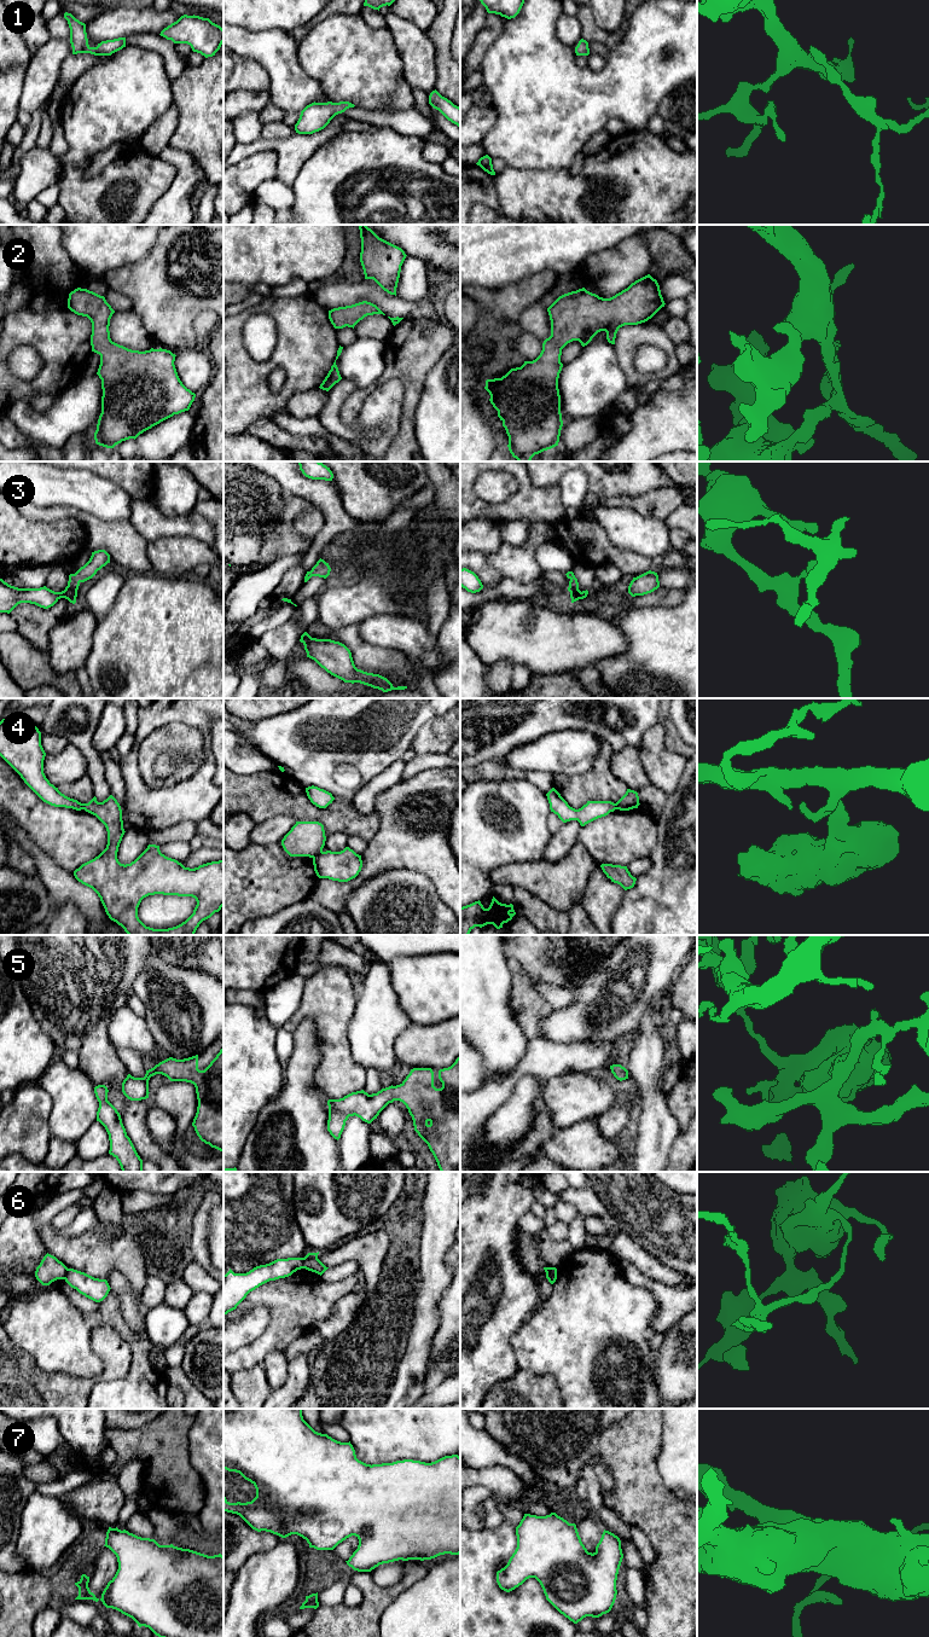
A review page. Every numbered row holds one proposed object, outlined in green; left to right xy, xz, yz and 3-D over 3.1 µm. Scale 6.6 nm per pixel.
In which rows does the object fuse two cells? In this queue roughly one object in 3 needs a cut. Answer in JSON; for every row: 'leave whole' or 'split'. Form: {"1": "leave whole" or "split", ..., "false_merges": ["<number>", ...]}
{"1": "leave whole", "2": "leave whole", "3": "leave whole", "4": "split", "5": "leave whole", "6": "split", "7": "leave whole", "false_merges": ["4", "6"]}

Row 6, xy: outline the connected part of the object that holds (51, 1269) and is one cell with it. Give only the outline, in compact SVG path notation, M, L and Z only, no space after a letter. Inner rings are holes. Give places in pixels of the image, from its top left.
M46 1254L36 1267L35 1277L42 1285L50 1285L57 1279L64 1279L68 1267L56 1256Z

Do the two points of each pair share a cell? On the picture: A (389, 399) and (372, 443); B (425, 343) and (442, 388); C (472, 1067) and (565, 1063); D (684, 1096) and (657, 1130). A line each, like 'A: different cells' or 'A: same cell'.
A: same cell
B: different cells
C: different cells
D: different cells

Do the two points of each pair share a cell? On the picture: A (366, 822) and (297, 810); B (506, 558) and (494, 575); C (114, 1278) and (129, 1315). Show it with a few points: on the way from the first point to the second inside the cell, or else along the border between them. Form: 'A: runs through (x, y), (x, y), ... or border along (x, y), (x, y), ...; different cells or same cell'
A: runs through (349, 822), (343, 817), (327, 817), (314, 813); same cell
B: border along (485, 556), (503, 576); different cells
C: runs through (121, 1287), (126, 1294), (128, 1306); same cell

